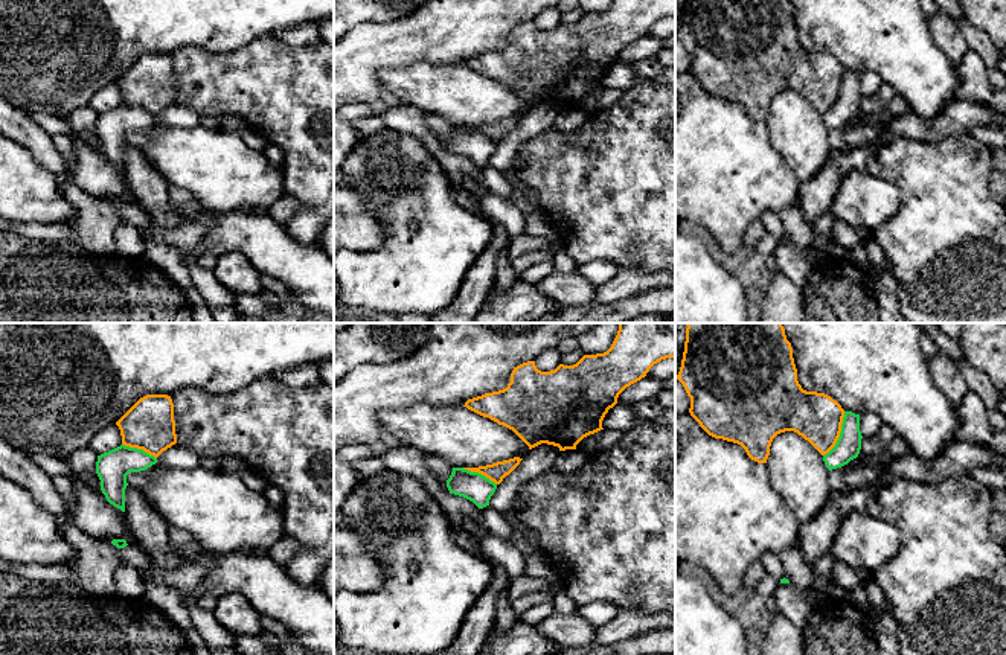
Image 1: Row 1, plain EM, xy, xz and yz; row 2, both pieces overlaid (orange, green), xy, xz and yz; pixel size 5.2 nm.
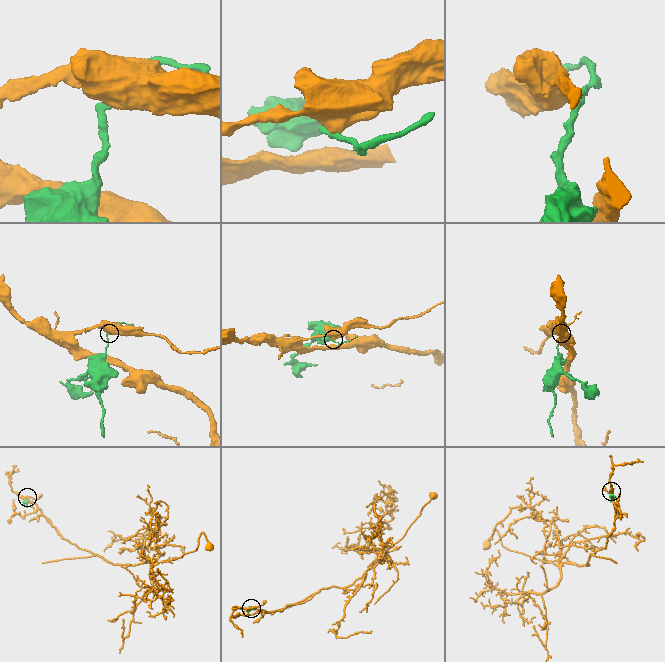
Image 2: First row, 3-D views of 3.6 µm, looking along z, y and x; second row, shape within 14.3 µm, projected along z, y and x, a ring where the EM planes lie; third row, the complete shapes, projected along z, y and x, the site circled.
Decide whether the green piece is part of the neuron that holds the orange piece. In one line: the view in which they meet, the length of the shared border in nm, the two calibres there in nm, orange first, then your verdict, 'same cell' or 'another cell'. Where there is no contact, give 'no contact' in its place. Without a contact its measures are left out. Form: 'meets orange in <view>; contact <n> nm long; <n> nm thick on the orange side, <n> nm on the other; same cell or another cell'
meets orange in yz; contact 260 nm long; 260 nm thick on the orange side, 130 nm on the other; another cell

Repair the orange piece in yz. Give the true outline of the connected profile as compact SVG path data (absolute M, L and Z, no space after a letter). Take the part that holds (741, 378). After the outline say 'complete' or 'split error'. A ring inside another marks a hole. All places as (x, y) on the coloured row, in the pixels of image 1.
M686 323L686 326L684 352L677 379L690 398L690 416L709 436L741 445L758 463L767 463L773 439L785 431L797 433L822 455L835 446L844 410L831 396L802 388L793 347L782 323Z; complete

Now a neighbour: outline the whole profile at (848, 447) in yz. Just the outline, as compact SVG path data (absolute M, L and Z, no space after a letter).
M844 411L841 433L835 446L823 455L823 462L829 471L847 465L857 458L861 449L860 414Z

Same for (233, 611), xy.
M241 594L219 597L213 615L229 632L255 637L264 632L261 615Z

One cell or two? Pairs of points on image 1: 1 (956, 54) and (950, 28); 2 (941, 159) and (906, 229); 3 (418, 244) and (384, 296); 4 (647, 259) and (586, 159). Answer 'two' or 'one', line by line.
1: one
2: one
3: one
4: one

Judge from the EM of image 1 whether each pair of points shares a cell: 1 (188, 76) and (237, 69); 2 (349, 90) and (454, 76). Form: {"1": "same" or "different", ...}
{"1": "same", "2": "different"}

